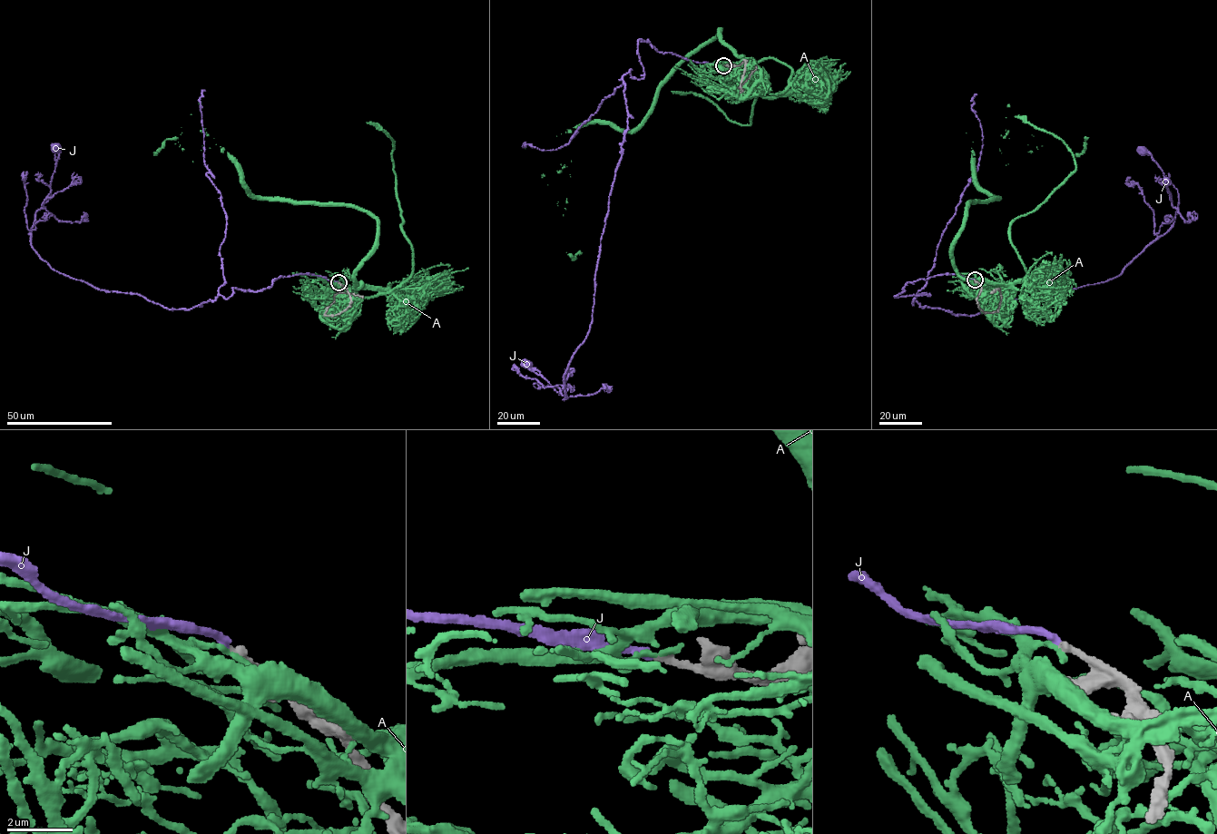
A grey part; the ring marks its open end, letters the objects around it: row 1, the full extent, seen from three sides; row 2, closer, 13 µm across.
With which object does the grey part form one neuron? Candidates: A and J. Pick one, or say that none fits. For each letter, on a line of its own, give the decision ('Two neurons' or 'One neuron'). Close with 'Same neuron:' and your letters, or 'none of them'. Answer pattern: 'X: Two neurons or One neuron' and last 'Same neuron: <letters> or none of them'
A: Two neurons
J: One neuron
Same neuron: J

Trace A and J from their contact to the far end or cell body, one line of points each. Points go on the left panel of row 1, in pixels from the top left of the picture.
A: (338, 283), (360, 284), (353, 279), (377, 220), (254, 196), (201, 132), (155, 152), (177, 138)
J: (338, 282), (279, 276), (171, 309), (61, 273), (30, 241), (55, 147)

